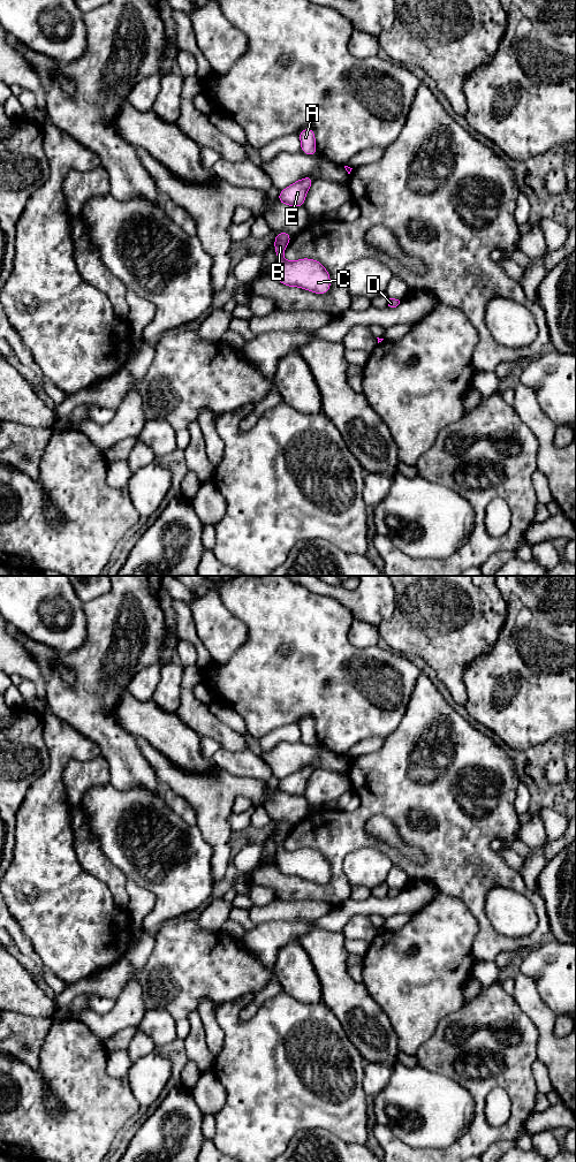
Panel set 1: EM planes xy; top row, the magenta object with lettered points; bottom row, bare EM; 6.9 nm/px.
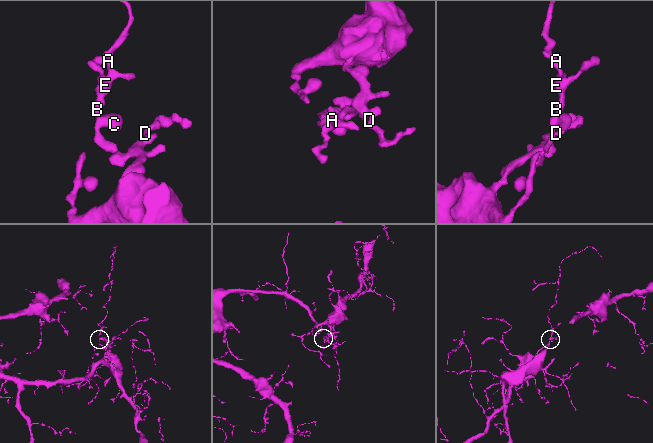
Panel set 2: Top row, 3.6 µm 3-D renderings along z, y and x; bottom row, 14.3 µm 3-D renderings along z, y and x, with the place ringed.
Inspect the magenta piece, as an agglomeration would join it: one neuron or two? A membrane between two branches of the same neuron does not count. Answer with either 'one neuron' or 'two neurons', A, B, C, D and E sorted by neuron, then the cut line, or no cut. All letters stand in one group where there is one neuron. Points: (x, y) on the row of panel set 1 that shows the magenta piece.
one neuron; groups A B C D E; cut none

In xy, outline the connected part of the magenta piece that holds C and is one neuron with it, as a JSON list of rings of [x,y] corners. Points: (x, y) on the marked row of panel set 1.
[[[287,231],[275,234],[274,250],[278,257],[276,278],[281,284],[298,287],[314,294],[324,295],[331,290],[331,275],[325,266],[311,258],[294,261],[283,259],[283,253],[293,235]]]

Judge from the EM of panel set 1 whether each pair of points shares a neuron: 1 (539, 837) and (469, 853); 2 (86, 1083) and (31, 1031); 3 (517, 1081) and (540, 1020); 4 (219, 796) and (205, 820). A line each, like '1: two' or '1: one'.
1: two
2: two
3: two
4: one

